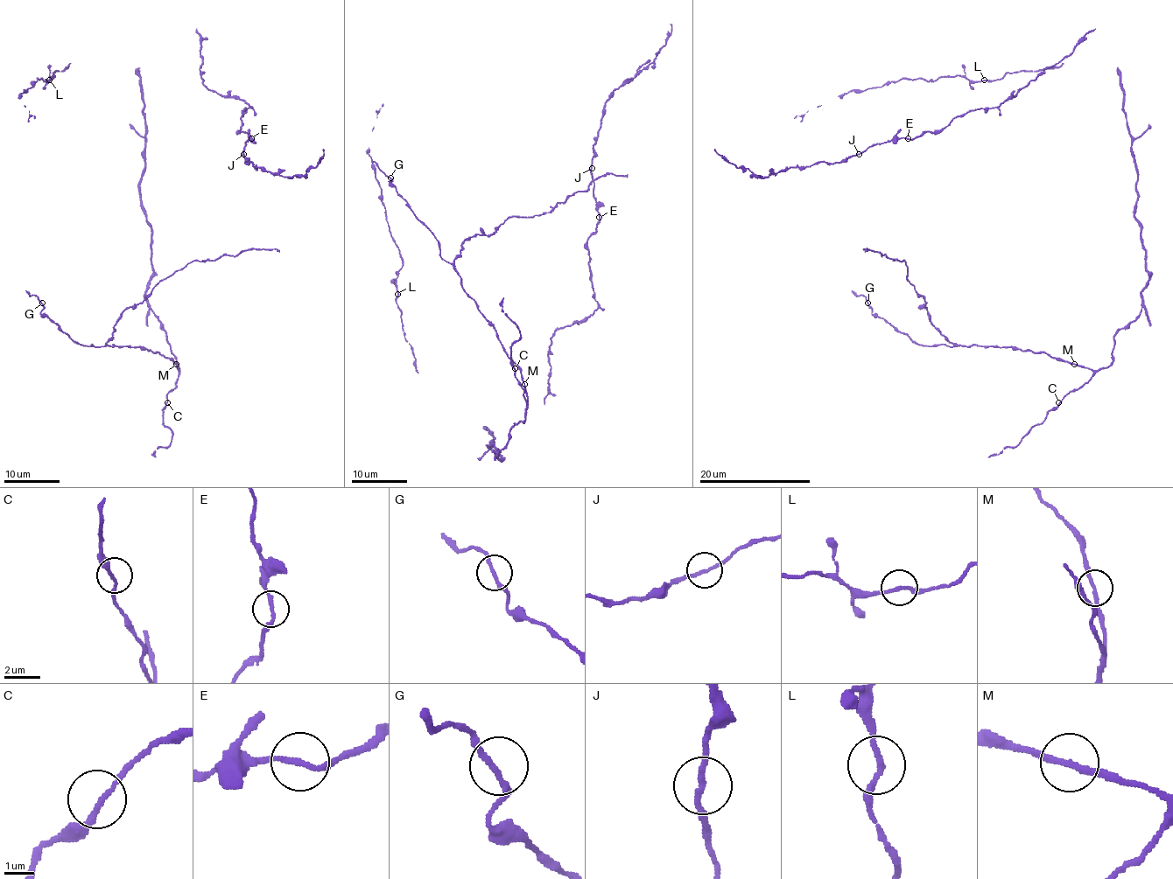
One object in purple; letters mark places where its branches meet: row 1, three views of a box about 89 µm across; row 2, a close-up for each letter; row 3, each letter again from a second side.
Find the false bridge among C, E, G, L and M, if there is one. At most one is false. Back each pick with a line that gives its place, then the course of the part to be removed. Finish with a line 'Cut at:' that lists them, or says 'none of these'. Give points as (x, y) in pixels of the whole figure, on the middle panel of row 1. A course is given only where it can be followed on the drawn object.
Cut at: none of these

